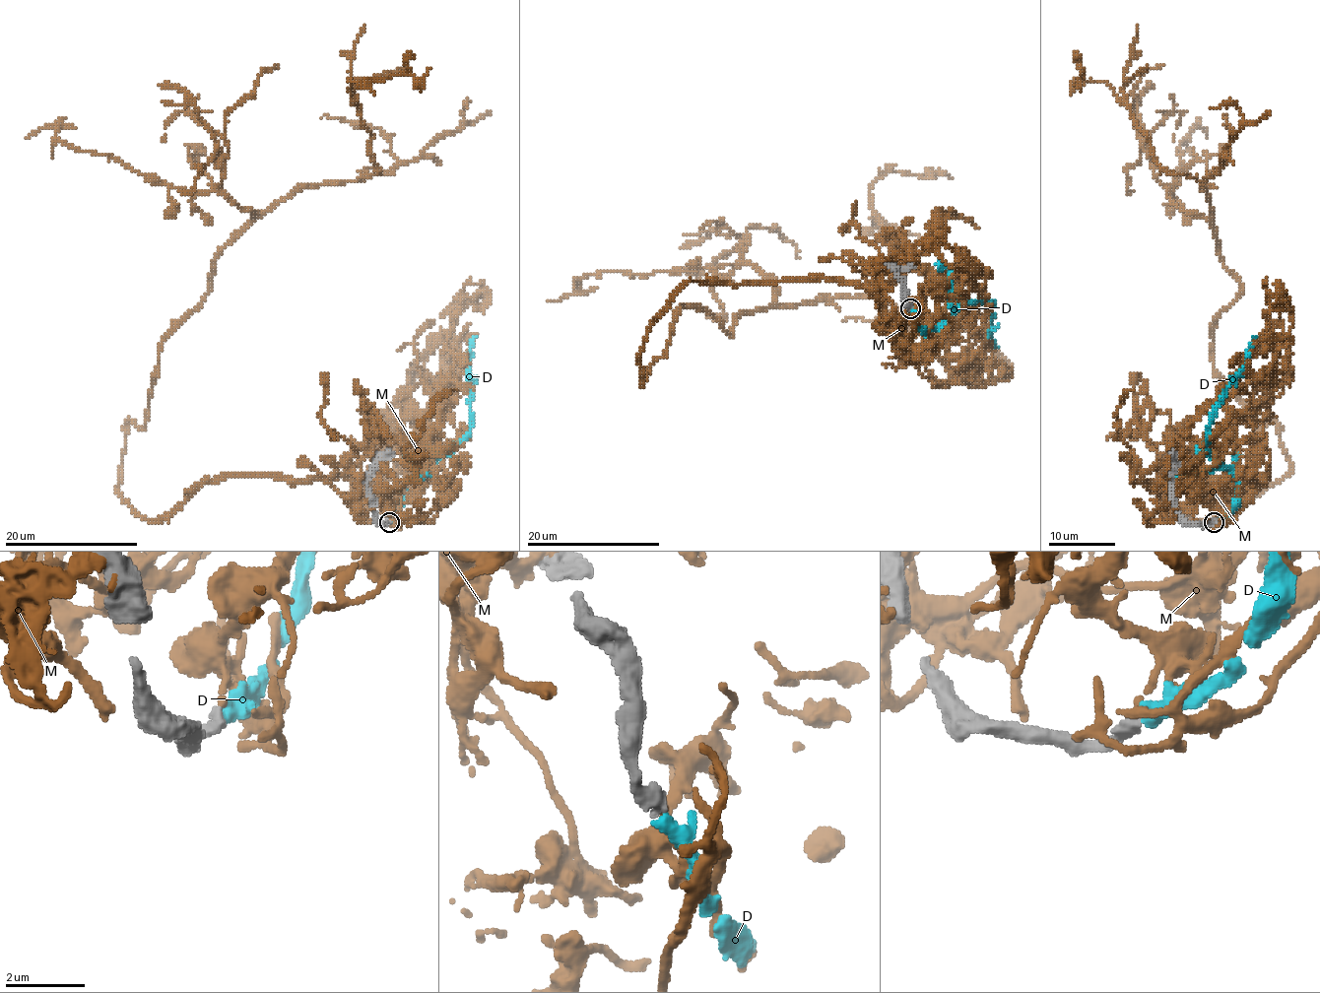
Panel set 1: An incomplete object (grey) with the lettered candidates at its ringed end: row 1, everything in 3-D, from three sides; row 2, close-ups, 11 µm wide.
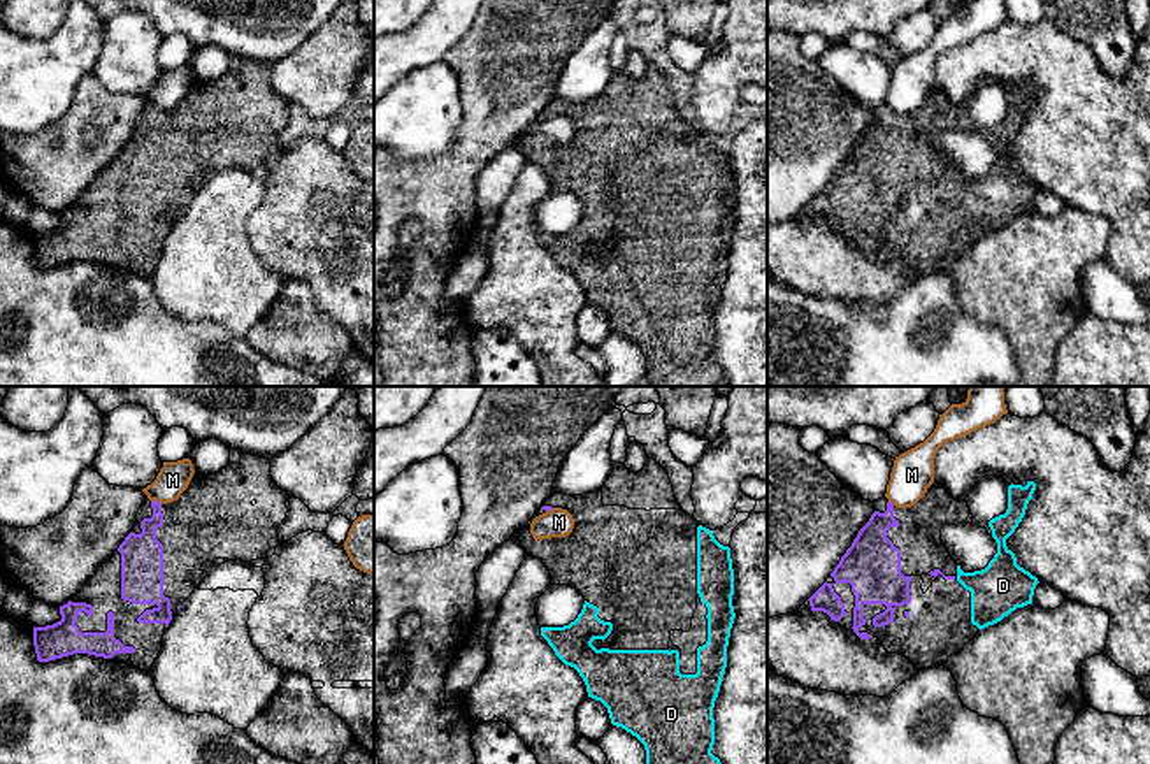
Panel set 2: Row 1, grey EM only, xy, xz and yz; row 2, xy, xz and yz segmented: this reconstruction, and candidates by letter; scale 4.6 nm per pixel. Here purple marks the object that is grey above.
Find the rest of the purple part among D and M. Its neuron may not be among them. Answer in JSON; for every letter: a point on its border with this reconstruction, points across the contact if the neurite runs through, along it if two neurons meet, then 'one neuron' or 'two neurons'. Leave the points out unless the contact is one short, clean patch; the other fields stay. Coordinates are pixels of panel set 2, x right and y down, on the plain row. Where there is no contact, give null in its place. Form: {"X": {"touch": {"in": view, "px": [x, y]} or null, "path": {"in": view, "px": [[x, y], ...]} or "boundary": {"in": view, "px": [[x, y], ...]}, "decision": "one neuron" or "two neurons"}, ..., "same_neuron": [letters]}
{"D": {"touch": null, "decision": "one neuron"}, "M": {"touch": {"in": "xy", "px": [157, 108]}, "boundary": {"in": "xy", "px": [[151, 106], [162, 109]]}, "decision": "two neurons"}, "same_neuron": ["D"]}

